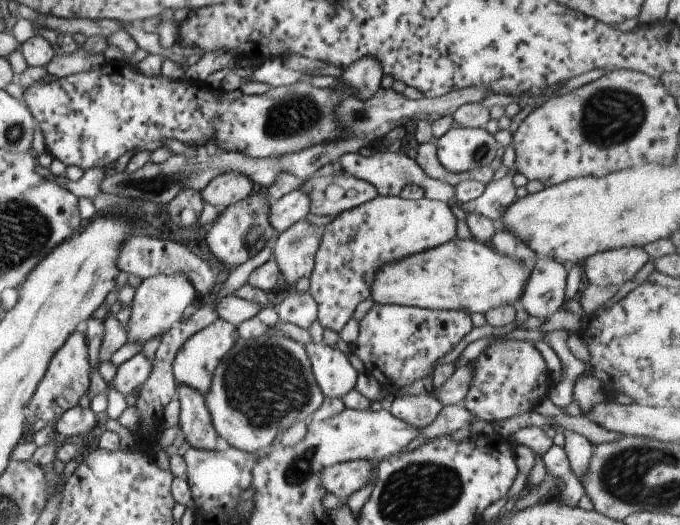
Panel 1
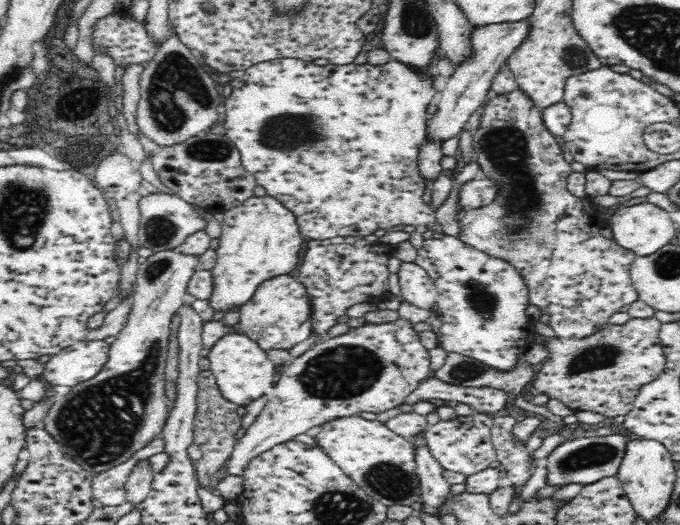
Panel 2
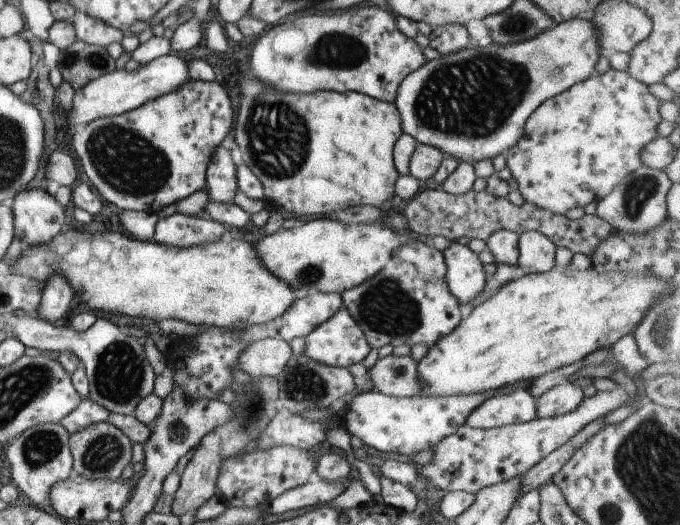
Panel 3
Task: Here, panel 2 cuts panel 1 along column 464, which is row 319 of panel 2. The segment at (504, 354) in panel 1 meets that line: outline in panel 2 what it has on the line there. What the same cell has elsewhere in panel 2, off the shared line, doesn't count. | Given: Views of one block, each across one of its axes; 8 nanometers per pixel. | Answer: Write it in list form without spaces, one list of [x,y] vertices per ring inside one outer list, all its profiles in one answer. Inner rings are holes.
[[[398,317],[392,322],[380,322],[376,324],[366,322],[360,327],[350,327],[347,332],[335,337],[331,337],[328,340],[315,343],[301,356],[296,357],[289,363],[281,365],[278,369],[278,375],[275,377],[275,383],[273,384],[272,391],[268,393],[268,400],[262,408],[259,416],[255,422],[245,431],[242,438],[238,439],[236,446],[234,446],[234,452],[232,452],[231,458],[227,461],[228,473],[234,476],[241,476],[244,473],[244,468],[260,454],[263,454],[266,450],[270,450],[278,444],[289,442],[298,434],[312,433],[314,428],[318,428],[321,424],[332,418],[342,418],[347,416],[359,415],[361,412],[375,412],[383,413],[386,410],[390,410],[399,407],[401,404],[406,403],[407,396],[422,382],[429,379],[432,376],[431,362],[429,357],[429,351],[422,345],[420,341],[420,332],[414,329],[414,324],[407,318]]]

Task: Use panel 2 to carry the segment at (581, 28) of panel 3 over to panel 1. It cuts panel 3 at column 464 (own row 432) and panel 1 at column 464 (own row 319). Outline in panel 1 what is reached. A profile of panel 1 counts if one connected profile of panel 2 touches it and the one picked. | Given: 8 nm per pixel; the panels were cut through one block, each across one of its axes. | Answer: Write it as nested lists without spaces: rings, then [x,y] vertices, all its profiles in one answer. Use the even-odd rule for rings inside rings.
[[[451,126],[434,140],[436,159],[445,170],[461,173],[486,167],[495,158],[498,145],[484,127]]]

